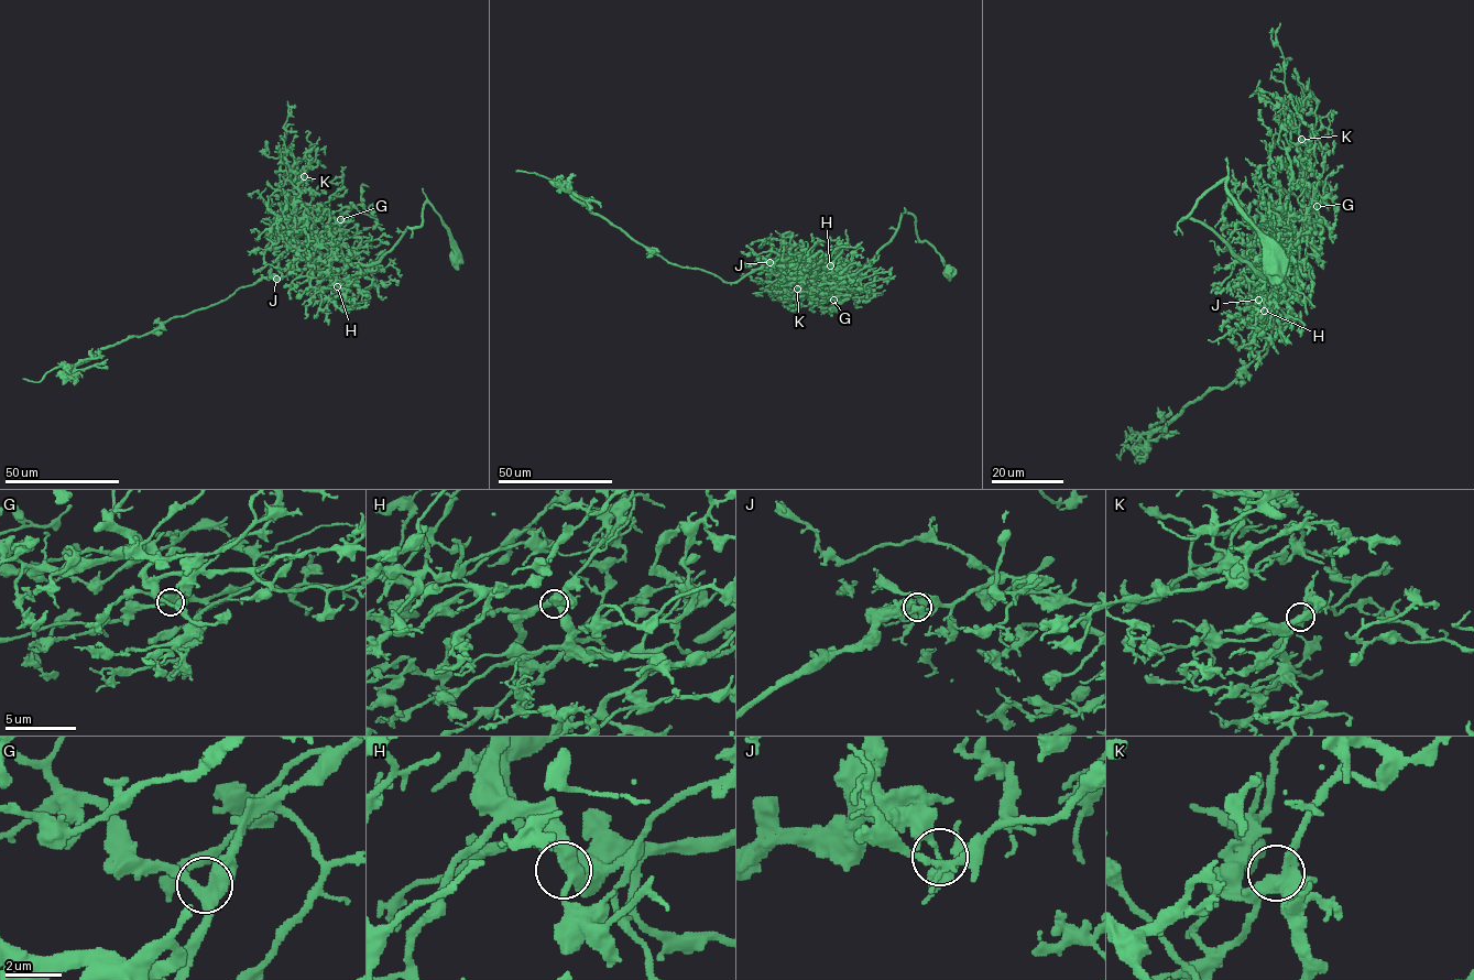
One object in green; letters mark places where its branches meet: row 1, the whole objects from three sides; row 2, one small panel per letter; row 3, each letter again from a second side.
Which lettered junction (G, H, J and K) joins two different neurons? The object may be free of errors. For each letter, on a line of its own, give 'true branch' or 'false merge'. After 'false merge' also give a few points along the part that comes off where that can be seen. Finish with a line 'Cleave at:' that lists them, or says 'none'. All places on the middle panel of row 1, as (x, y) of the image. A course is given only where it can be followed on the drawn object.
G: true branch
H: true branch
J: false merge | (770, 262), (732, 282), (698, 269), (669, 263), (596, 215), (560, 186), (534, 173), (516, 171)
K: true branch
Cleave at: J

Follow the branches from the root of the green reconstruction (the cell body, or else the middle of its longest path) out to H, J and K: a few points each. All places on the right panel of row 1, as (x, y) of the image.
H: (1274, 265), (1270, 241), (1226, 180), (1182, 219), (1205, 224), (1277, 283), (1277, 307), (1264, 311)
J: (1274, 265), (1226, 180), (1182, 219), (1263, 276), (1281, 271), (1276, 259), (1264, 292), (1252, 290), (1259, 300)
K: (1274, 265), (1270, 241), (1226, 180), (1182, 219), (1205, 224), (1259, 274), (1277, 275), (1309, 214), (1301, 139)

